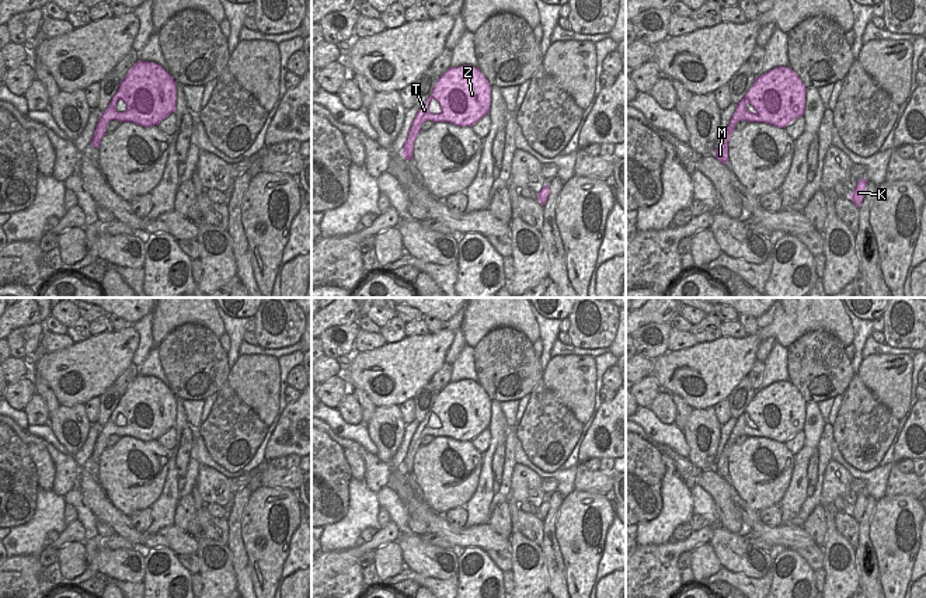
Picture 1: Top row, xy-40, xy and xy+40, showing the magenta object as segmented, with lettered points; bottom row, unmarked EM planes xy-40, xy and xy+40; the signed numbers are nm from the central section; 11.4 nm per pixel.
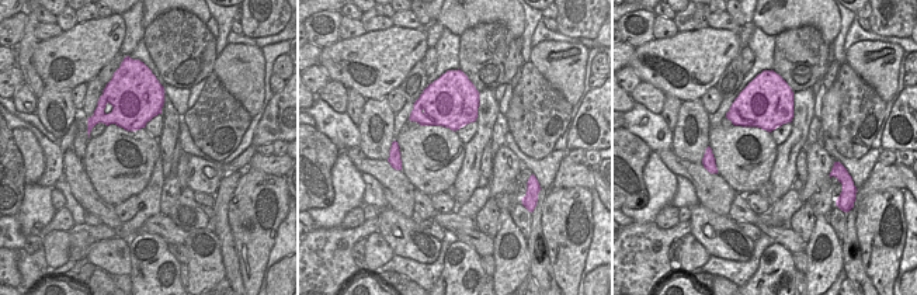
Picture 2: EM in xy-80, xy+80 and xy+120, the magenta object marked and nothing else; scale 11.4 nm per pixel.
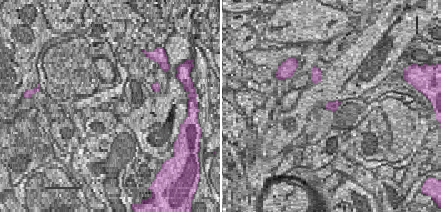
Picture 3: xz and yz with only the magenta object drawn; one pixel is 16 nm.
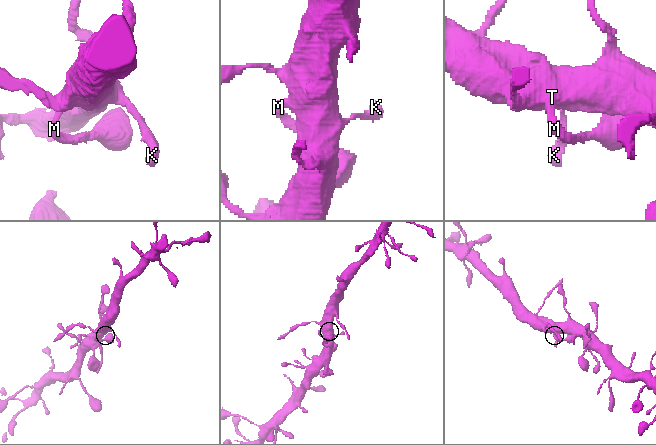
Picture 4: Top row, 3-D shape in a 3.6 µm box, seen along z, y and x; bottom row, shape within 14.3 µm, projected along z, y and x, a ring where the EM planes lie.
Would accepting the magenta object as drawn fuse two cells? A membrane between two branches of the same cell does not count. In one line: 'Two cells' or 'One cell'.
One cell.

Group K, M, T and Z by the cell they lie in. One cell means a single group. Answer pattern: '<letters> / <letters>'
K M T Z

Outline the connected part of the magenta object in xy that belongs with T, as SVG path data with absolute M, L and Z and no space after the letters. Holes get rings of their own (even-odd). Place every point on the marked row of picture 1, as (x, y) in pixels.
M463 65L449 67L436 81L434 91L415 115L403 147L403 157L412 160L414 142L425 121L449 122L456 126L473 126L490 114L491 84L478 67ZM436 100L441 112L429 111L429 102Z

